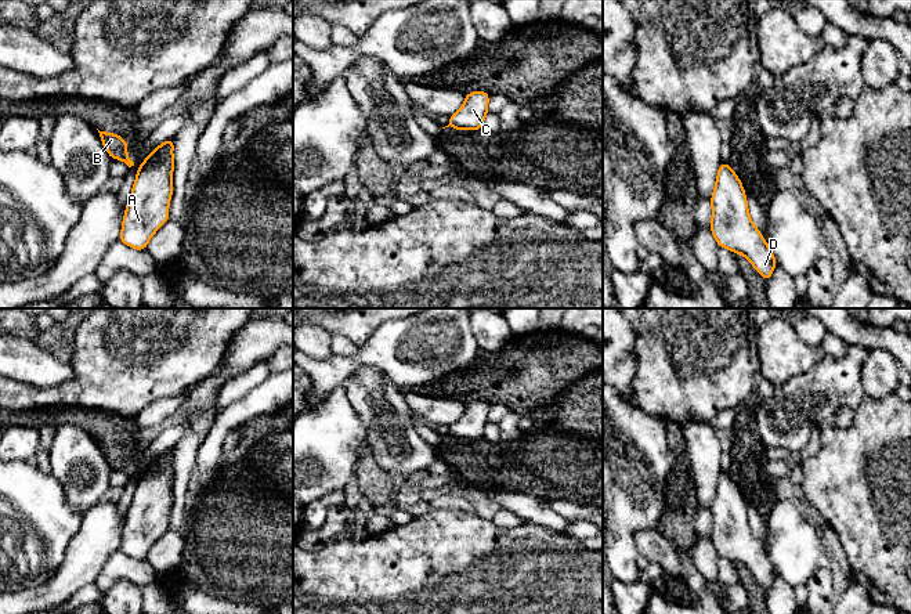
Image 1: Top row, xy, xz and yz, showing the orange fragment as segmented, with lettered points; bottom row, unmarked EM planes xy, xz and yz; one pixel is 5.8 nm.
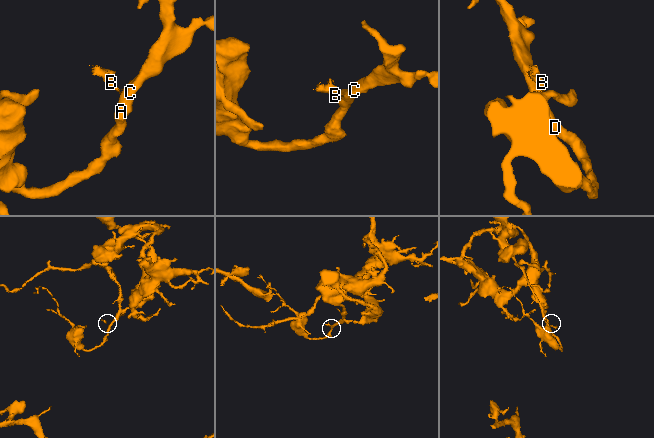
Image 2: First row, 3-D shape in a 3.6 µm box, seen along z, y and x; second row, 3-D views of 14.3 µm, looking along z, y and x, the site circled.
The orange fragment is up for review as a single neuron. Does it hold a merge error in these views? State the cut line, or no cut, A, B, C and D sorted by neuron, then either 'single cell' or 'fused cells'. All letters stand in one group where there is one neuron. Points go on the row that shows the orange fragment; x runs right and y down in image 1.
cut in xy along (151, 155), (144, 162); A C D / B; fused cells

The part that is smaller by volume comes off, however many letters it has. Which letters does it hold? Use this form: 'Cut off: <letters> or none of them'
Cut off: B

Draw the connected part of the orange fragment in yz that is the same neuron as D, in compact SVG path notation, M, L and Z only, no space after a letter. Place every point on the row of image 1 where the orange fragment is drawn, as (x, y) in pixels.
M730 163L719 166L711 203L711 231L719 248L745 256L767 282L778 263L749 217L744 187Z

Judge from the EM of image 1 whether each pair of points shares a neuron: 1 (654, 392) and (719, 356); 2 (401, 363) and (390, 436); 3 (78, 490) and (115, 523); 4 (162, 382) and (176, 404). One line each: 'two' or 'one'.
1: one
2: two
3: two
4: two

